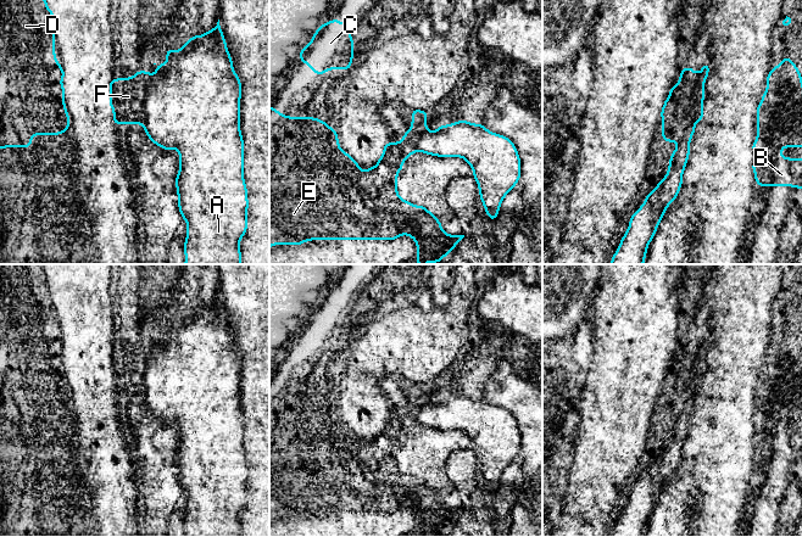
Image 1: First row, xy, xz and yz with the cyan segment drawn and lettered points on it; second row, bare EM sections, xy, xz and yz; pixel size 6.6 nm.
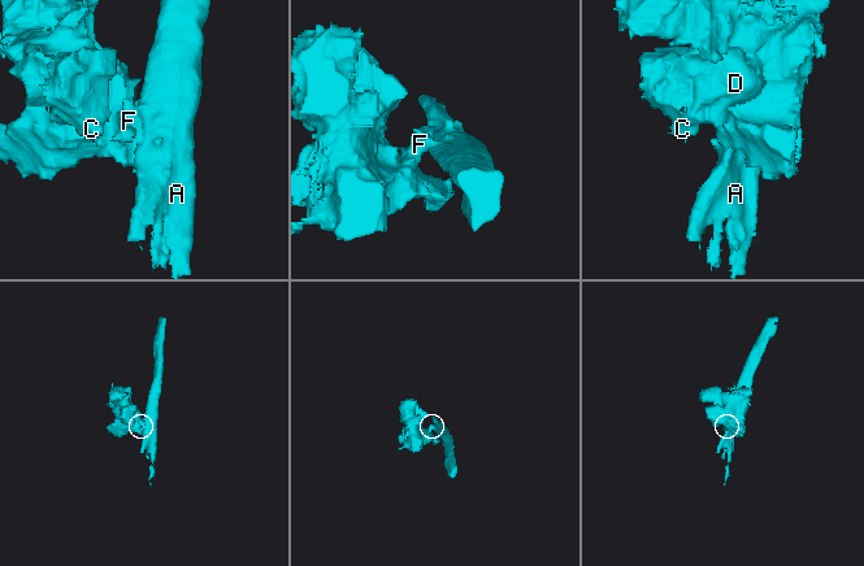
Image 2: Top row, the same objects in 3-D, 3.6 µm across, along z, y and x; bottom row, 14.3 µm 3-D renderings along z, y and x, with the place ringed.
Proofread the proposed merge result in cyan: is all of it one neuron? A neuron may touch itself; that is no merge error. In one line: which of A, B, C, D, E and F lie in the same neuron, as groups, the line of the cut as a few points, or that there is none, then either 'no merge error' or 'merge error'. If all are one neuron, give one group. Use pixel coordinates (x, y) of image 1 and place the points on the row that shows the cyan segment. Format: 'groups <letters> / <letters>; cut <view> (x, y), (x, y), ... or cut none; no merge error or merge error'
groups A / B C D E F; cut xy (149, 74), (149, 90), (144, 104), (144, 124); merge error

